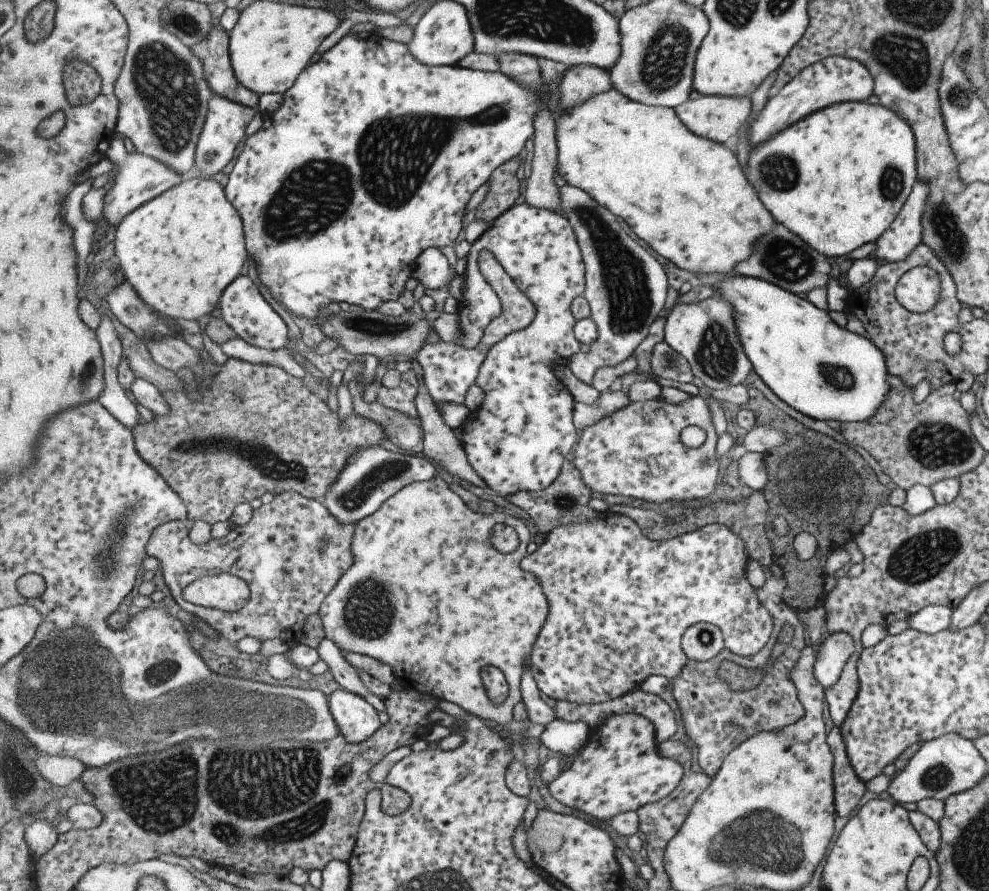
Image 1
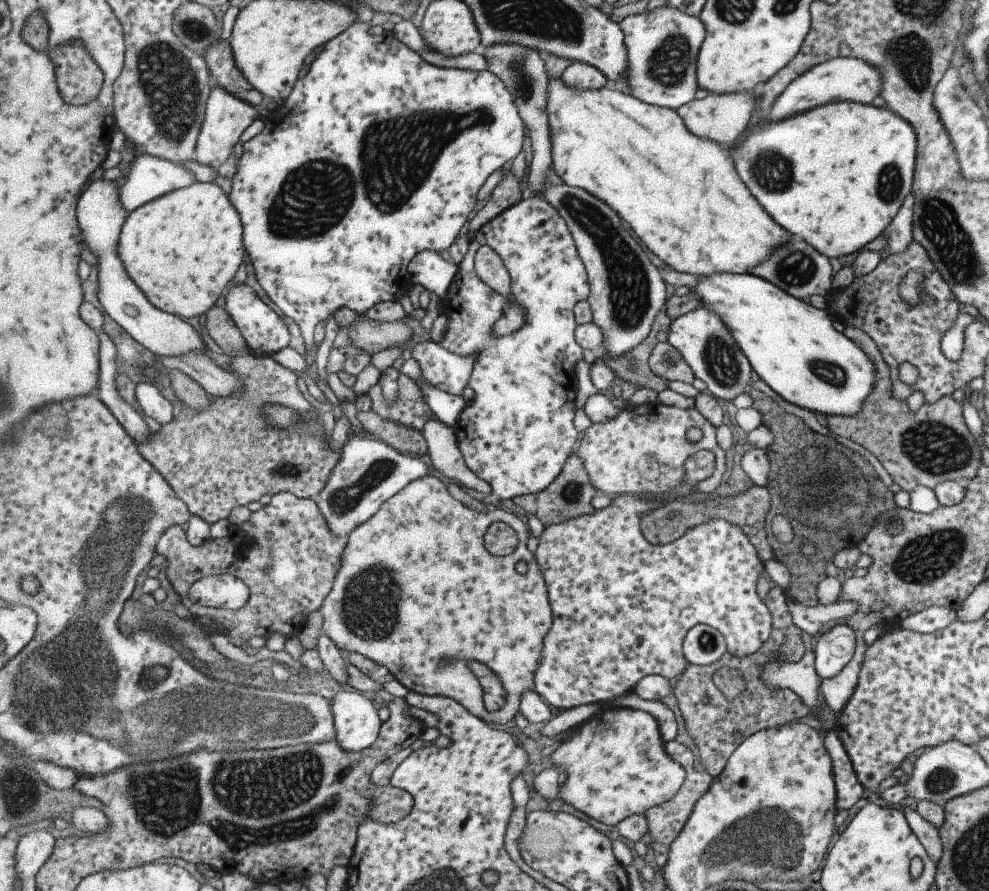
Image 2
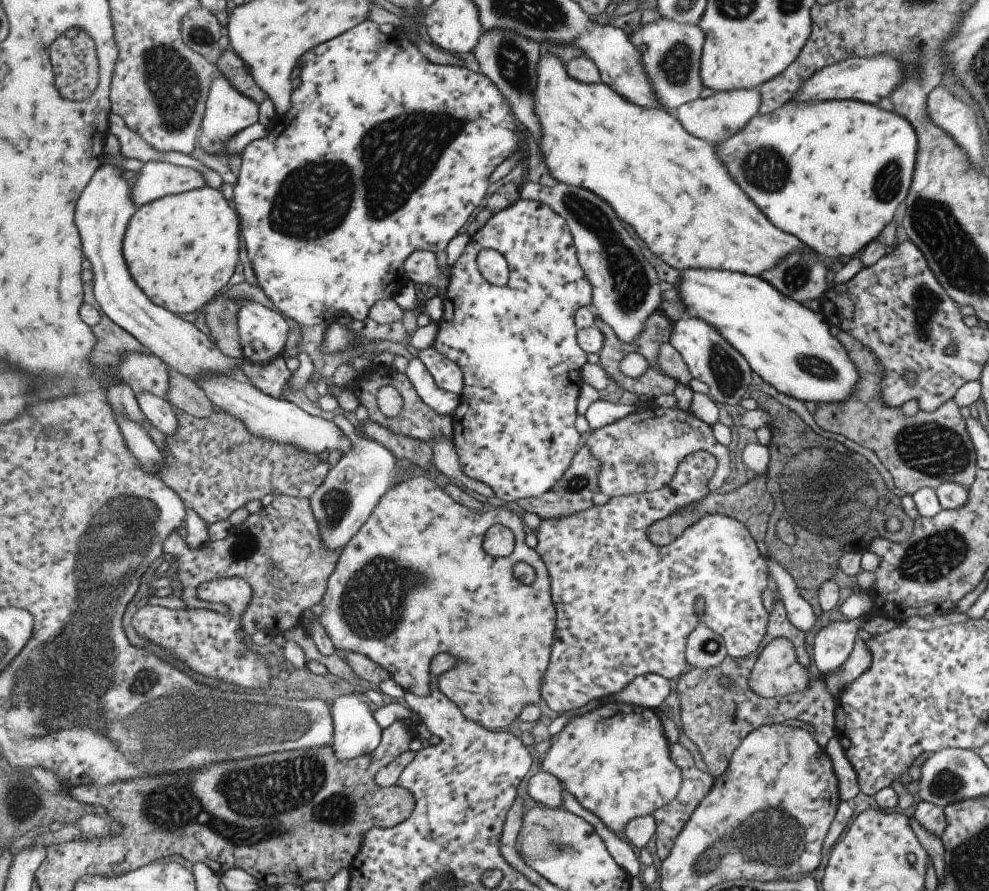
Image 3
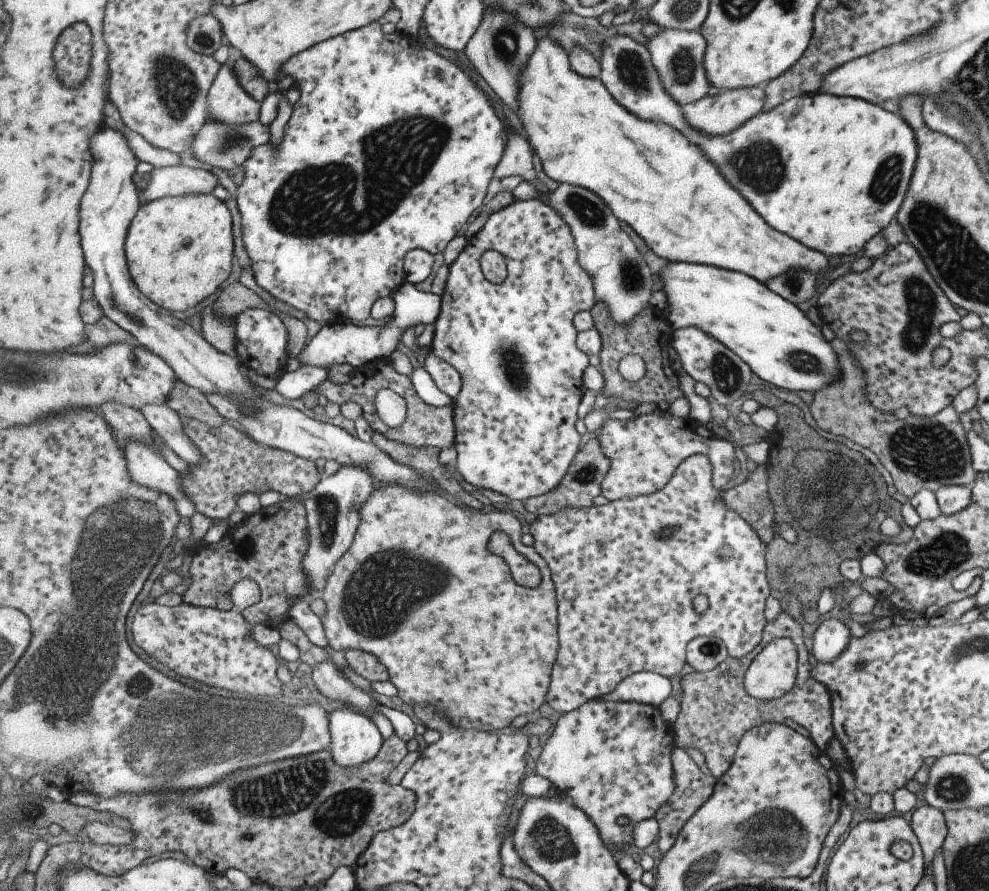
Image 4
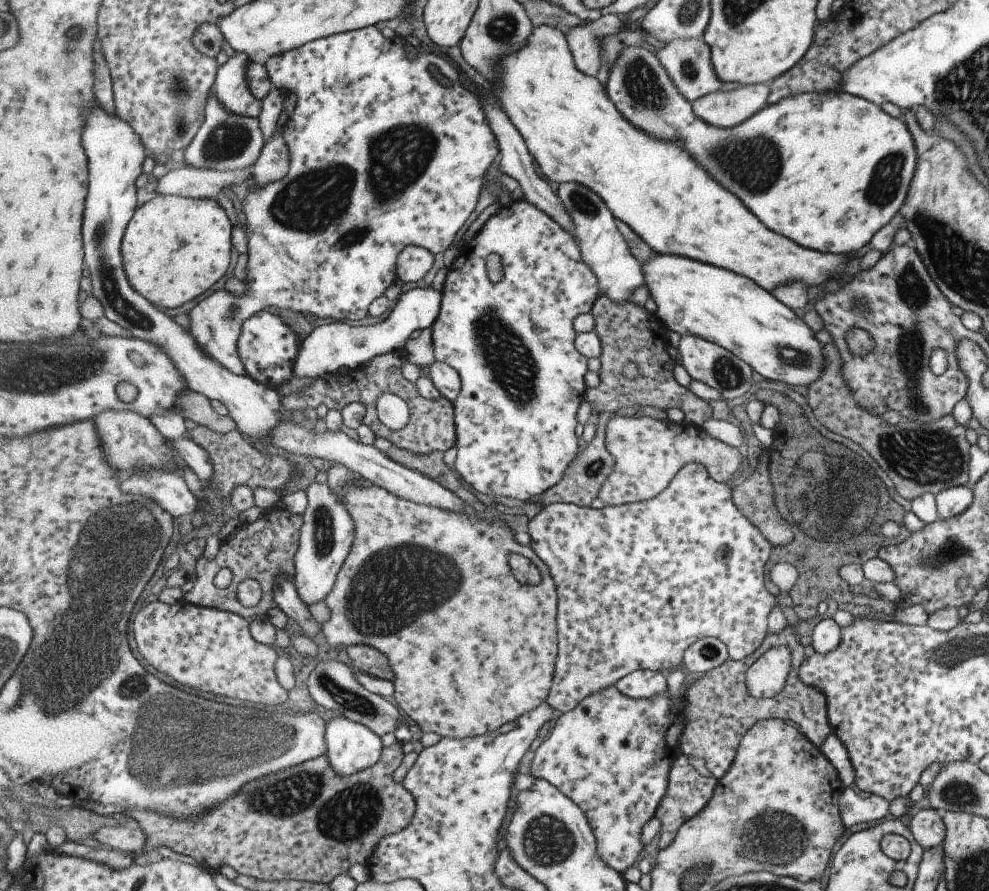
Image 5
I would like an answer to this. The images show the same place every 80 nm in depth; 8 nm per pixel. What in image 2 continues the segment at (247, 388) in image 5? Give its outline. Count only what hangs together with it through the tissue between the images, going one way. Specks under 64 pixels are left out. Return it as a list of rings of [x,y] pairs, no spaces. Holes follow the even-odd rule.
[[[100,177],[93,181],[88,188],[86,188],[80,199],[78,200],[77,219],[82,233],[85,235],[84,243],[87,247],[88,258],[91,261],[98,260],[98,299],[103,309],[121,326],[125,328],[137,342],[151,350],[157,356],[183,356],[189,352],[206,352],[210,354],[207,349],[207,344],[189,322],[185,322],[179,316],[169,314],[165,310],[160,310],[153,306],[149,298],[145,296],[145,292],[131,279],[124,263],[119,255],[119,242],[121,237],[121,230],[124,229],[125,221],[128,221],[129,213],[123,210],[120,200],[119,186],[107,178]]]

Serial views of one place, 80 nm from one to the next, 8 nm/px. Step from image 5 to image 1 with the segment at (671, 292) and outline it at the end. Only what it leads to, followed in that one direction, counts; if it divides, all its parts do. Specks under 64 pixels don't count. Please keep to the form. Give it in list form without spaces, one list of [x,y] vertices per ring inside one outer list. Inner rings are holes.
[[[733,274],[728,279],[723,279],[721,282],[712,286],[713,294],[721,297],[728,303],[733,305],[734,319],[741,337],[741,346],[744,353],[749,357],[749,362],[752,362],[753,370],[757,376],[763,381],[769,390],[785,402],[791,408],[805,414],[811,418],[819,420],[835,420],[835,422],[862,422],[866,418],[872,417],[878,406],[884,401],[885,395],[888,393],[888,384],[886,383],[886,376],[889,375],[884,363],[884,356],[869,338],[863,338],[858,334],[850,333],[847,329],[838,327],[824,310],[819,310],[813,306],[803,296],[797,296],[789,291],[783,290],[770,282],[755,278],[746,277],[743,275]]]

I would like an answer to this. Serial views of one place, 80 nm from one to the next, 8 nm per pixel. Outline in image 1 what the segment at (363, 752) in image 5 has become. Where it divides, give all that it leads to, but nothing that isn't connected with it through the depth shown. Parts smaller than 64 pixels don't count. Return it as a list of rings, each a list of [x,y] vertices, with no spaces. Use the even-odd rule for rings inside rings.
[[[337,689],[329,697],[329,704],[347,742],[357,745],[368,741],[382,727],[379,711],[359,693]]]

